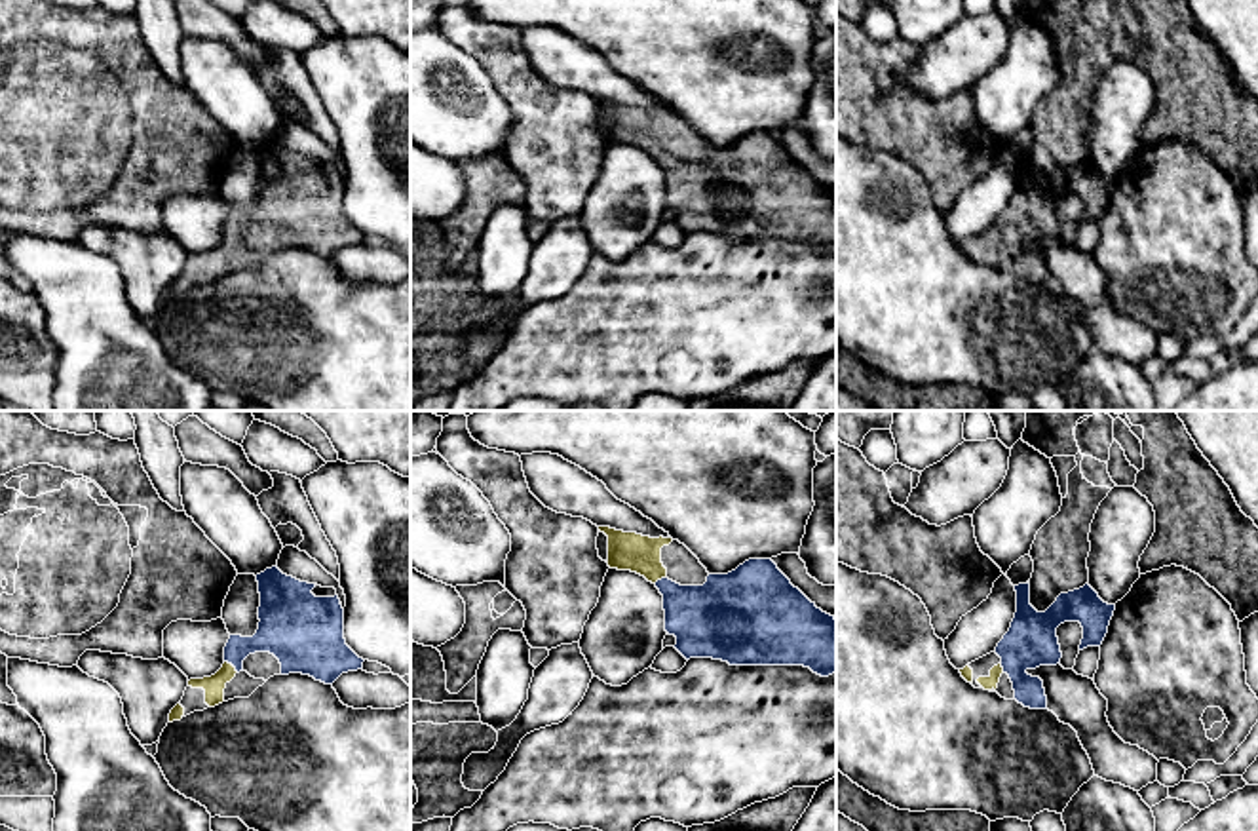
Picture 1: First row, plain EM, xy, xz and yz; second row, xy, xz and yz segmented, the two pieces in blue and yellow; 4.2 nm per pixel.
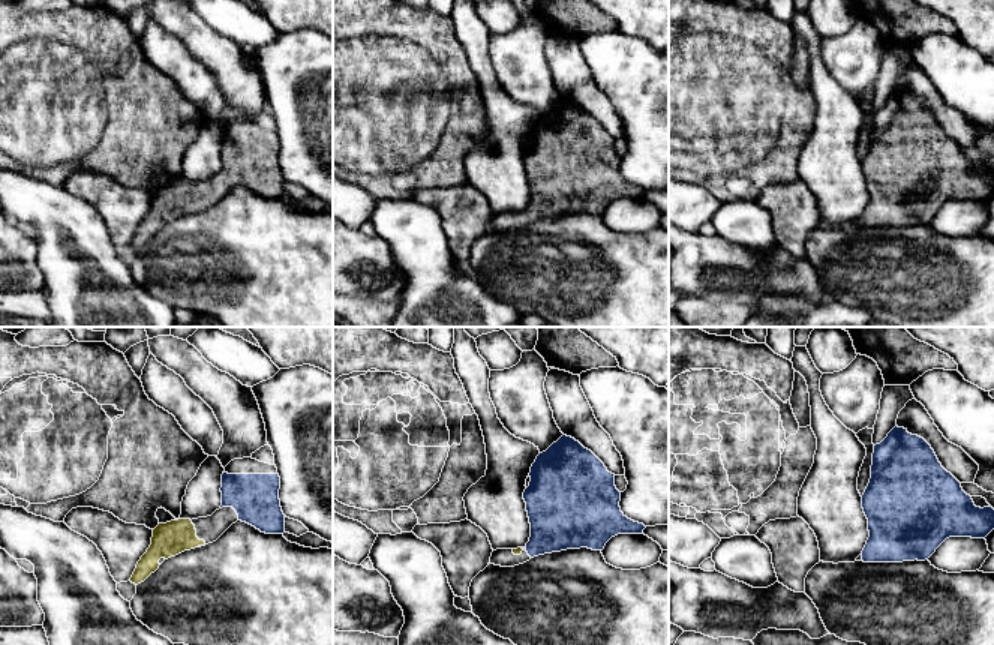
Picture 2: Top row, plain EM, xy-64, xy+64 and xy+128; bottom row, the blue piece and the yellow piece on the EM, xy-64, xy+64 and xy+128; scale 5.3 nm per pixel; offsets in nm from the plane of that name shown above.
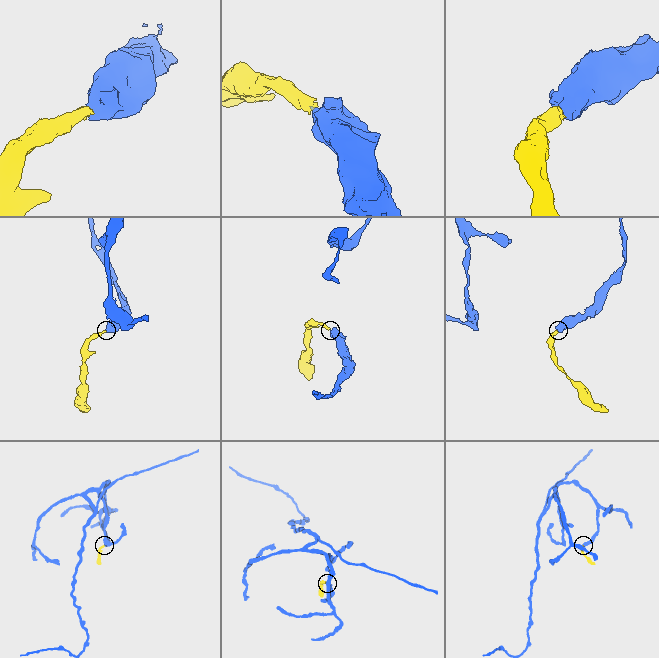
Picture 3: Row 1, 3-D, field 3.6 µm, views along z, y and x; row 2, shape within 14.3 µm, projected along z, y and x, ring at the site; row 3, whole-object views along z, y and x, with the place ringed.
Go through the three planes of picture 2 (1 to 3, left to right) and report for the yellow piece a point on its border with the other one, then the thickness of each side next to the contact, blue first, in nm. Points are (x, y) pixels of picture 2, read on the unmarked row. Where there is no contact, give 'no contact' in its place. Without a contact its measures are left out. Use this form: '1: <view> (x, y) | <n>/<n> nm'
1: no contact
2: no contact
3: no contact

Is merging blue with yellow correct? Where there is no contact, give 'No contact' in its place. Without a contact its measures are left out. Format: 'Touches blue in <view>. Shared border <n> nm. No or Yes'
Touches blue in xy. Shared border 80 nm. Yes

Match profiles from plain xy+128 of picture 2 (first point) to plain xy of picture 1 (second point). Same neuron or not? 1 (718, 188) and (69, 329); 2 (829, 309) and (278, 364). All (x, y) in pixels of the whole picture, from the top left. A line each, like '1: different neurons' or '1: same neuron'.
1: different neurons
2: different neurons

